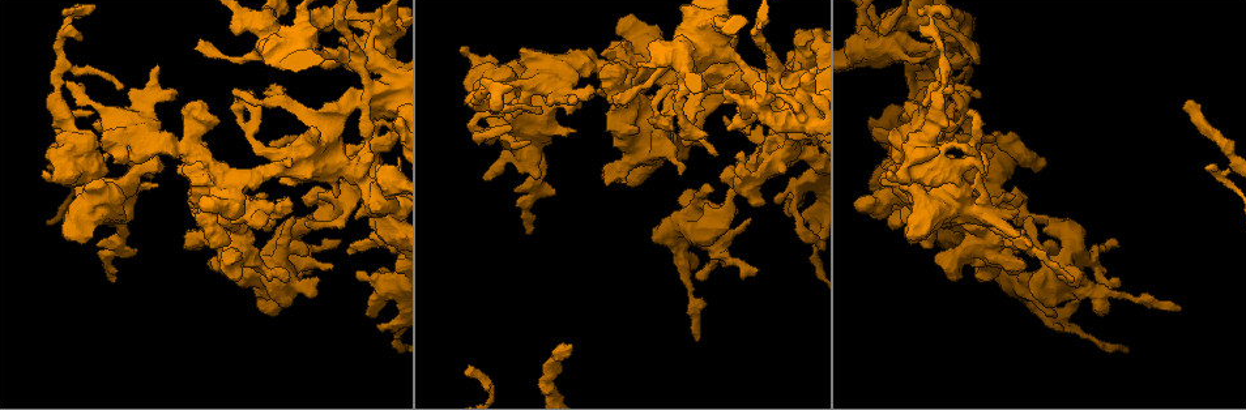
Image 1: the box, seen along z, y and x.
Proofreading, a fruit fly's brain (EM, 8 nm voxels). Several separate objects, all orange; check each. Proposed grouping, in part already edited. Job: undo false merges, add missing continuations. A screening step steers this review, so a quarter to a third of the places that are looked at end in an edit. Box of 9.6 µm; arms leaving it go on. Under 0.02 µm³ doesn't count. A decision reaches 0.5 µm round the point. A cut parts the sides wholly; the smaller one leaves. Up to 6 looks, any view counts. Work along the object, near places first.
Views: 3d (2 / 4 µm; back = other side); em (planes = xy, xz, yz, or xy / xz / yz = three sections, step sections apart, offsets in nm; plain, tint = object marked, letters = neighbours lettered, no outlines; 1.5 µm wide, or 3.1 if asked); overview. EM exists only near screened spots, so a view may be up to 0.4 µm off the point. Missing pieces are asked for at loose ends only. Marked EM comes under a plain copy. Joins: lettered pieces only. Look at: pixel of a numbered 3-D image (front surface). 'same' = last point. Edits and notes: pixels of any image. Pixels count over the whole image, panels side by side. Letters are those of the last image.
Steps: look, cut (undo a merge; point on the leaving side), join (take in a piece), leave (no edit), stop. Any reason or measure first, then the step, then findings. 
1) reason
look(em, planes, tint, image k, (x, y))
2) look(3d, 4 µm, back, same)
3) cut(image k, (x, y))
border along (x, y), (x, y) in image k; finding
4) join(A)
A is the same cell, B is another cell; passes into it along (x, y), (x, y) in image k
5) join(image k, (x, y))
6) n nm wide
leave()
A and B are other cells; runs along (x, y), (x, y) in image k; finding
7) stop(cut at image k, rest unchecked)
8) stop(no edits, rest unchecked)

look(3d, 2 µm, image 1, (527, 233))

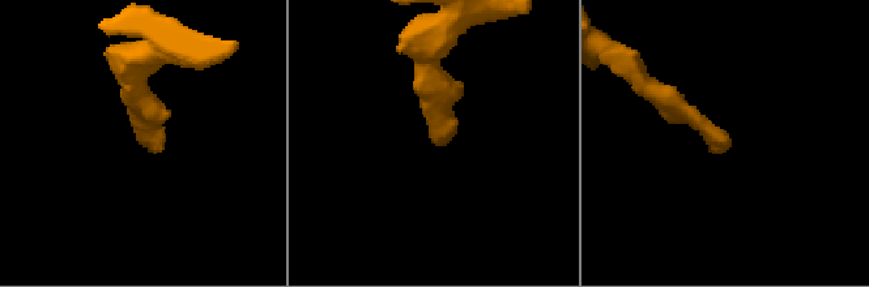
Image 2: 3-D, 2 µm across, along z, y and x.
shape alone is not enough
look(em, planes, letters, image 2, (728, 142))

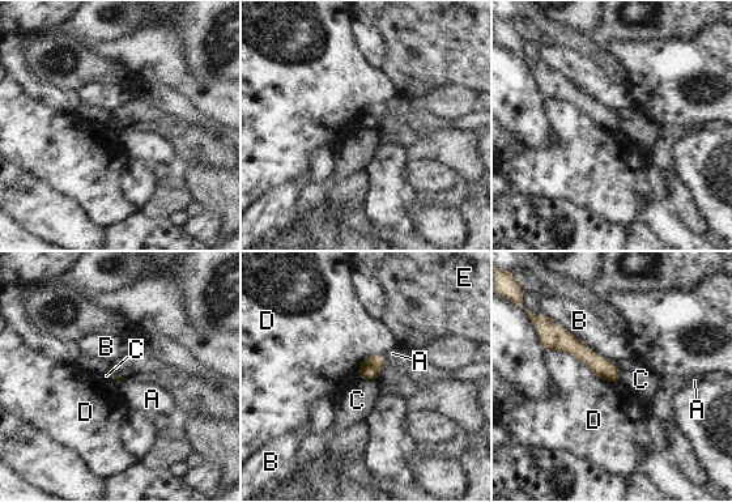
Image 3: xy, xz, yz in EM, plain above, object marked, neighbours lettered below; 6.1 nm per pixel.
leave()
A, B, C, D and E are other cells; none of them fits

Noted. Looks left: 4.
thick end
look(3d, 2 µm, image 1, (97, 187))

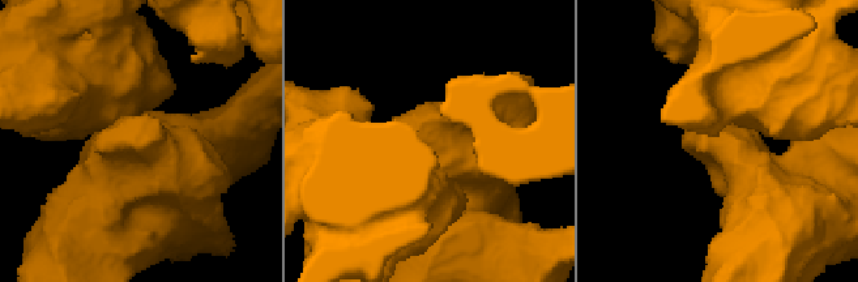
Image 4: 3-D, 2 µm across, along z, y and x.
need the tissue
look(em, xz, step 8, tint, image 4, (428, 106))

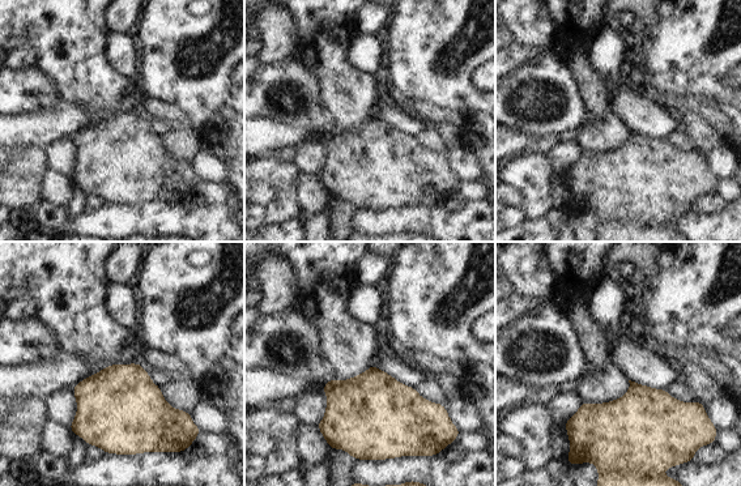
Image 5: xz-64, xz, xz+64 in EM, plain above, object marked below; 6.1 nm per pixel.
look(em, yz, step 4, letters, same)

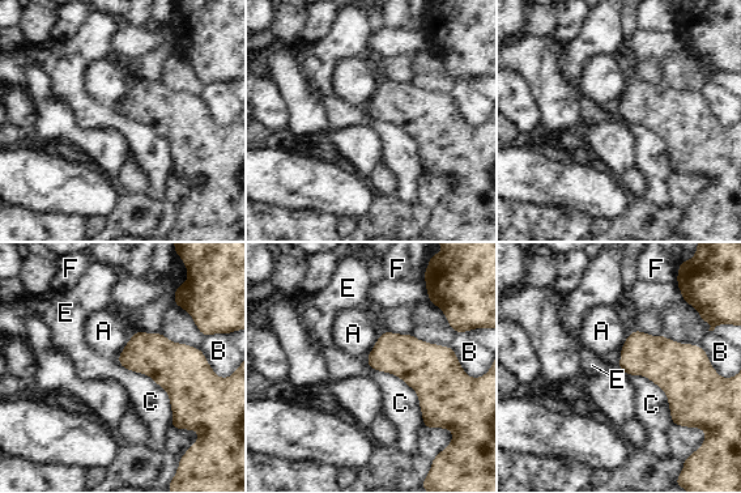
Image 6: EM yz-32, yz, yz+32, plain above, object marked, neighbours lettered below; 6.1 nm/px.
leave()
A, B, C, E and F are other cells; border along (127, 341), (116, 358) in image 6; no lettered piece goes on from it

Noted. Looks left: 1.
stop(no edits, rest unchecked)

